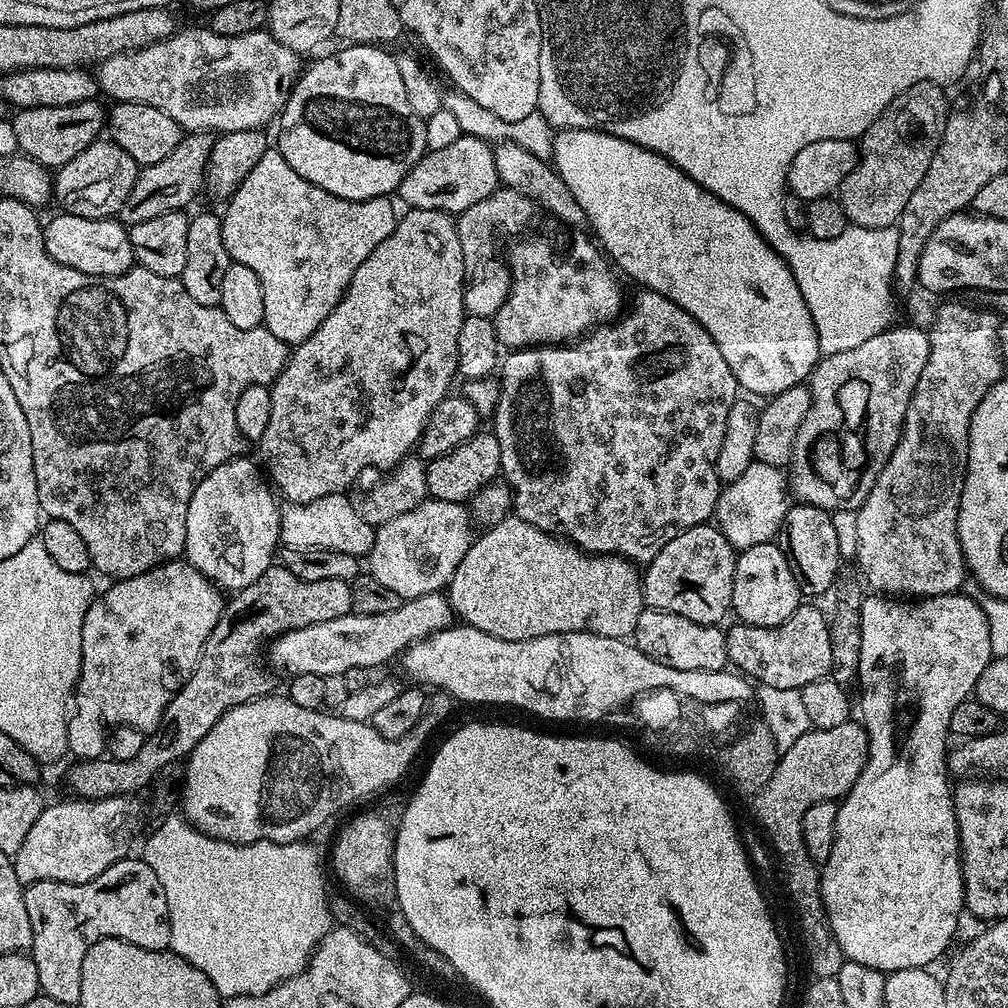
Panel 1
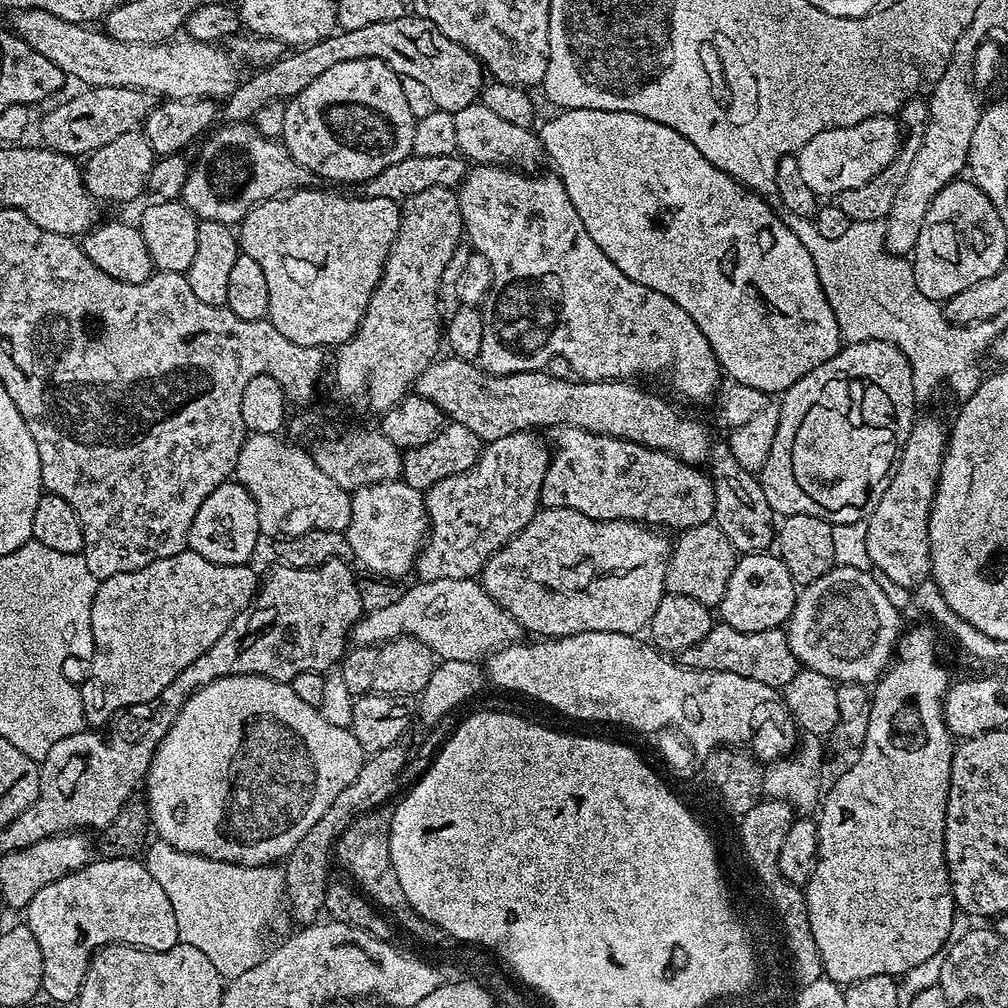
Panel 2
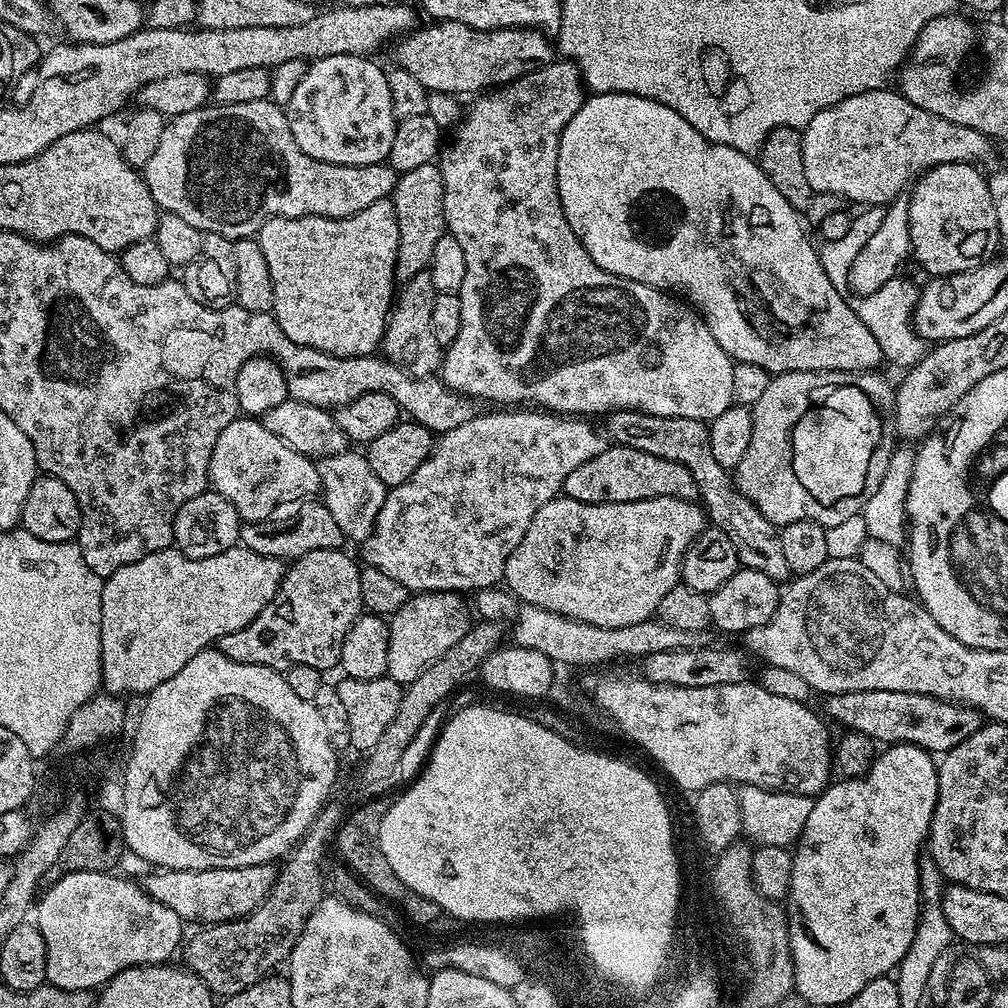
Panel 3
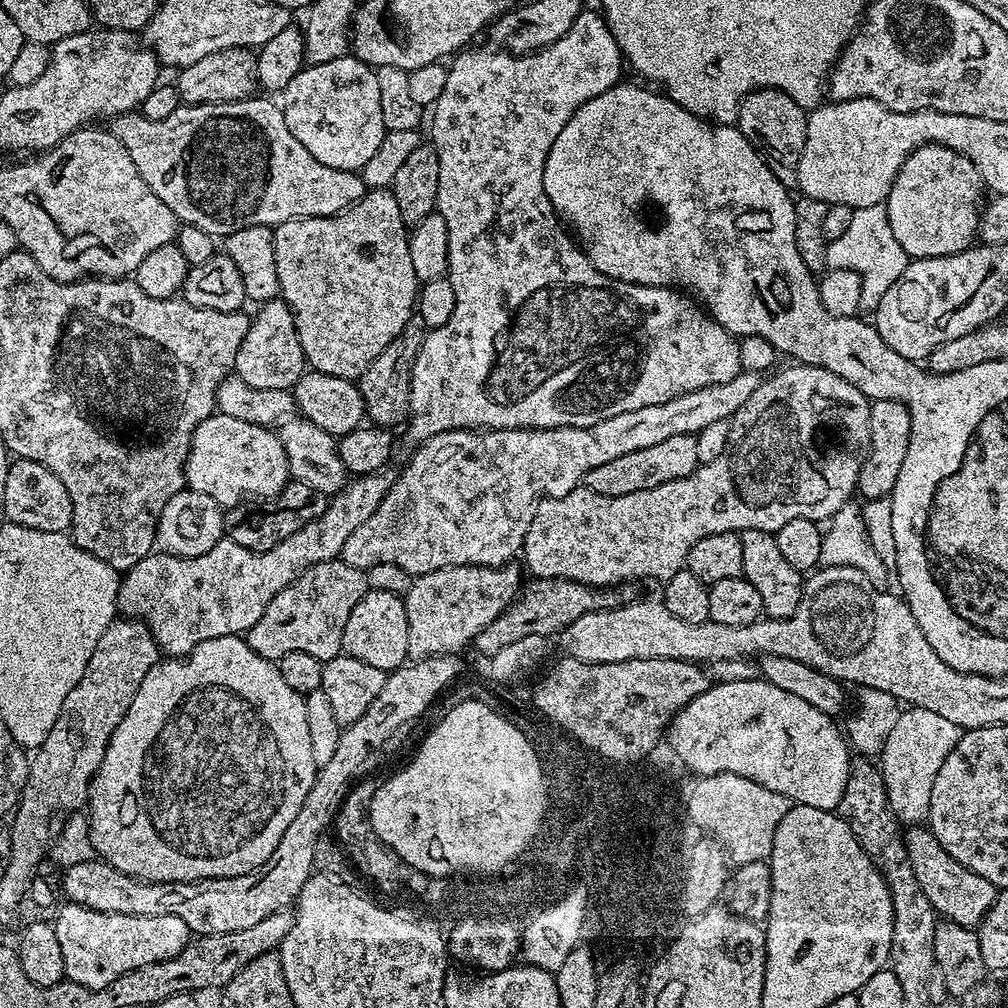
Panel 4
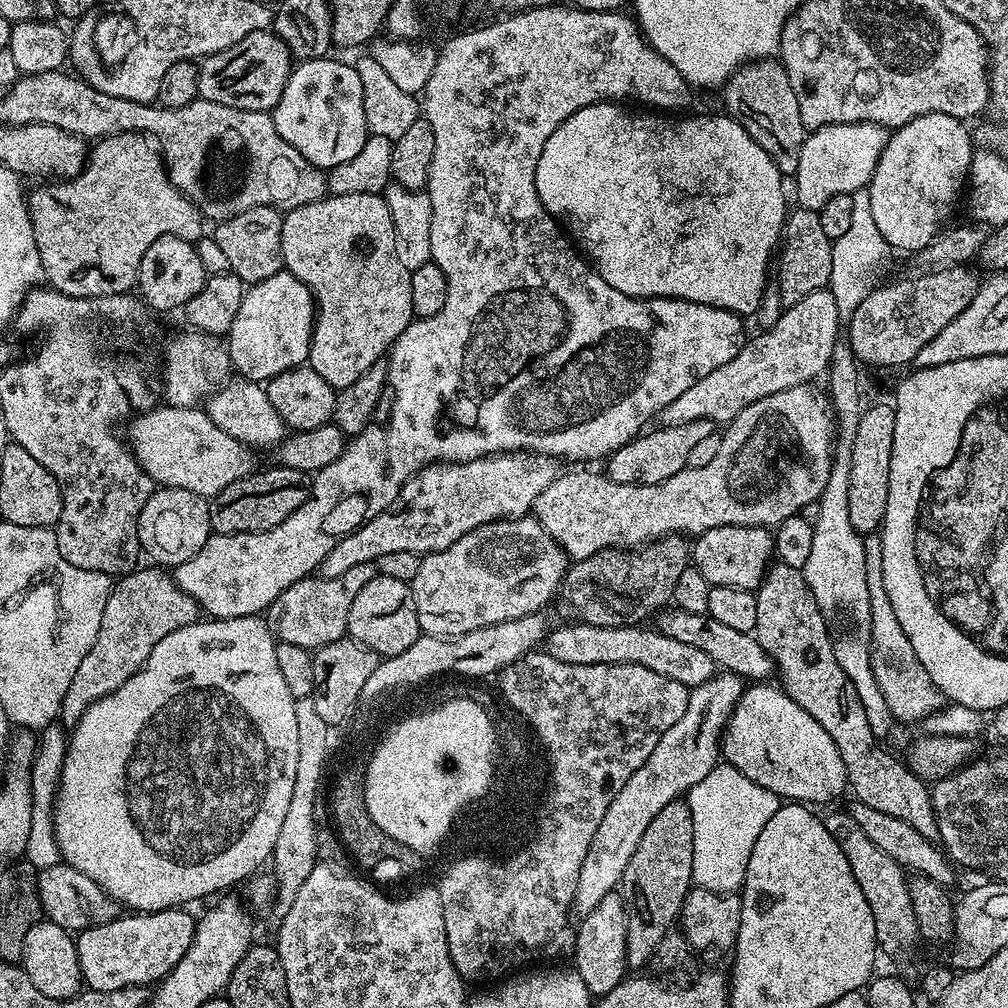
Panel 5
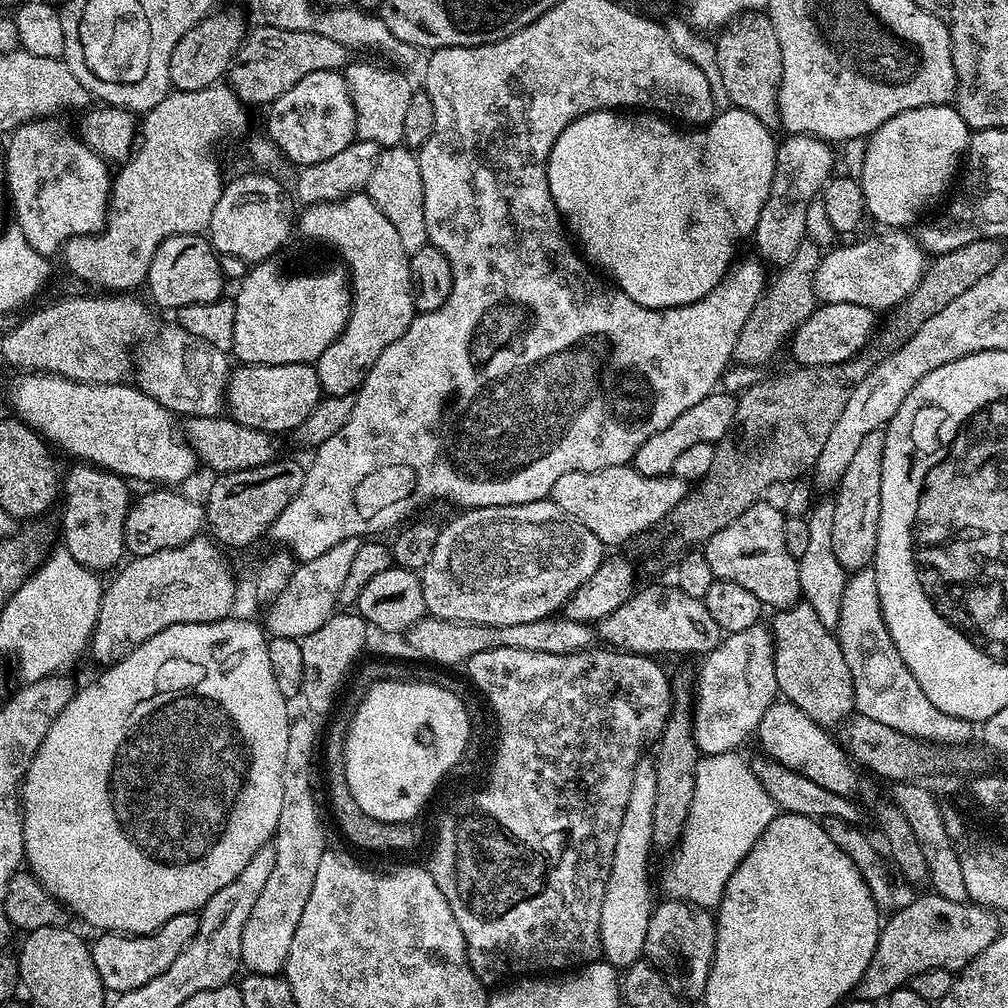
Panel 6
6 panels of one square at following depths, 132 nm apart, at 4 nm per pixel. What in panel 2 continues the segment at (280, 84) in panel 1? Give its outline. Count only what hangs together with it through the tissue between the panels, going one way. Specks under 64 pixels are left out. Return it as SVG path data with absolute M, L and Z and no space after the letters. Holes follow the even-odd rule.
M16 10L11 13L12 25L10 25L11 31L20 39L24 40L34 50L38 50L38 54L42 54L42 58L50 58L50 62L54 62L54 66L58 66L58 70L64 72L65 77L71 78L72 76L76 80L81 80L84 86L88 88L133 88L139 92L148 93L152 98L163 98L165 101L171 100L215 100L217 102L223 101L225 98L231 96L234 89L236 89L238 83L238 75L236 76L236 68L232 65L234 63L231 55L227 56L219 52L215 43L204 43L202 41L194 41L189 38L176 38L166 44L148 44L148 45L130 45L126 42L115 41L114 38L107 35L104 30L98 30L95 32L95 27L85 26L82 24L71 24L65 20L60 20L56 16L52 16L48 12L37 12L35 10Z

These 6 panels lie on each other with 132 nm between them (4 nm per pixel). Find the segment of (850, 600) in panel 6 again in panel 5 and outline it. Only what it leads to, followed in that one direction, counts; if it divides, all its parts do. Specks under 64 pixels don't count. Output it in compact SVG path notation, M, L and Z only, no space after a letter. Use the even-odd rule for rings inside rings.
M879 534L863 537L865 548L866 584L869 586L870 622L872 623L872 670L878 687L890 706L890 714L901 724L919 725L928 716L944 708L946 701L926 674L924 667L917 663L916 655L906 638L906 630L894 615L894 606L890 606L890 597L886 595L886 586L882 586L882 538Z

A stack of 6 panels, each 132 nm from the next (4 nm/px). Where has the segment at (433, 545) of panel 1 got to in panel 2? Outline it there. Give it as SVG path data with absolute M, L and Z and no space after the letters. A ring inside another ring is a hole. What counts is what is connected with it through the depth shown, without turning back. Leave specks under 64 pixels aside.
M397 478L394 480L383 480L382 482L378 482L377 484L367 484L366 486L362 486L361 488L355 489L351 493L352 498L352 521L348 523L348 531L346 533L348 541L350 542L350 550L352 551L352 560L355 561L357 565L358 563L364 567L363 571L365 573L374 575L374 576L390 576L393 578L404 578L404 575L407 572L411 573L414 568L414 561L416 558L417 552L420 551L425 539L426 533L428 531L428 520L426 517L426 513L424 510L424 496L417 490L414 486L410 486L409 484L405 484L403 479Z

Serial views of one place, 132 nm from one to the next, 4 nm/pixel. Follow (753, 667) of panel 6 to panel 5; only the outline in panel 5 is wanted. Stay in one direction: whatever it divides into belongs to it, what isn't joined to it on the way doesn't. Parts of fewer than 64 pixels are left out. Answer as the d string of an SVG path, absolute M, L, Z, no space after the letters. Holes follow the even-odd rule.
M723 670L717 671L710 682L702 682L702 686L689 691L686 714L682 714L682 718L678 718L662 738L658 738L658 746L654 746L650 758L630 774L630 782L626 782L626 786L618 790L614 802L610 802L610 810L606 810L606 818L602 818L602 826L598 826L594 842L590 842L586 862L578 876L574 905L577 913L594 910L606 894L617 891L634 850L638 850L638 842L642 842L642 834L646 834L646 826L654 822L654 814L658 814L662 806L681 799L716 768L722 756L724 727L745 691L743 676Z

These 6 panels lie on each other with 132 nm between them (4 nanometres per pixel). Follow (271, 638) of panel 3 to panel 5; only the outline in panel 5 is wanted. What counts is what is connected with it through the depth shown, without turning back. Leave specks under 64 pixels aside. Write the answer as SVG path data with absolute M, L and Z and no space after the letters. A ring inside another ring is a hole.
M363 564L346 570L346 574L338 574L338 578L326 578L319 574L308 576L304 580L294 582L270 605L266 613L268 626L279 643L291 642L294 646L302 646L315 650L335 640L345 639L350 618L350 605L354 597L362 591L362 586L370 582L378 573L375 564Z

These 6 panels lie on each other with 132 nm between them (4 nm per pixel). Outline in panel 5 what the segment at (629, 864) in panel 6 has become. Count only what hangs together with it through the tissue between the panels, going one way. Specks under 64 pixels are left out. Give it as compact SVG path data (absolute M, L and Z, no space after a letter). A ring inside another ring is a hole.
M619 891L606 894L594 910L583 913L581 924L578 924L574 957L574 971L580 975L582 982L592 991L593 997L605 996L618 982L626 978L629 971L626 958L626 932L628 930L628 909L625 897Z

